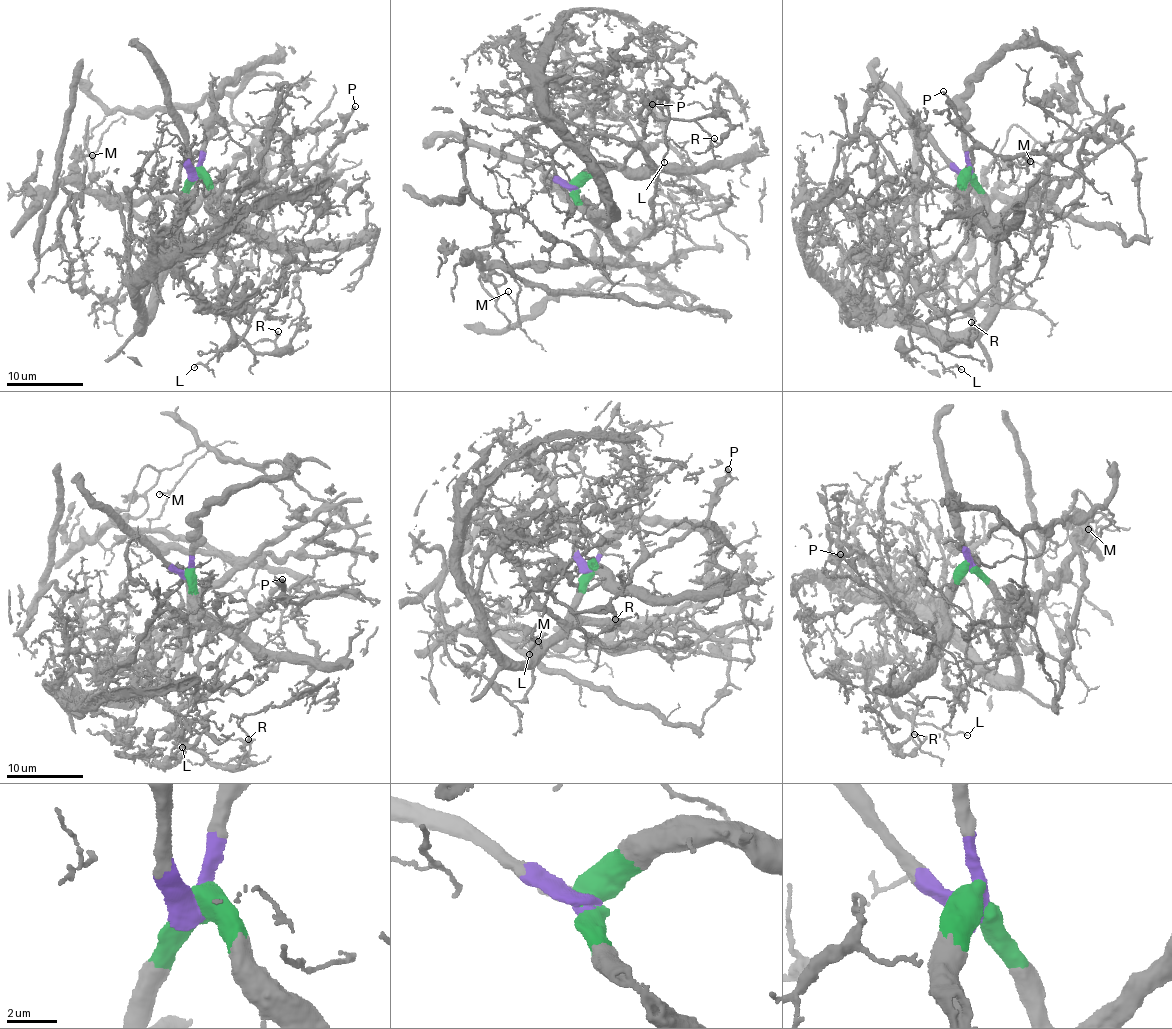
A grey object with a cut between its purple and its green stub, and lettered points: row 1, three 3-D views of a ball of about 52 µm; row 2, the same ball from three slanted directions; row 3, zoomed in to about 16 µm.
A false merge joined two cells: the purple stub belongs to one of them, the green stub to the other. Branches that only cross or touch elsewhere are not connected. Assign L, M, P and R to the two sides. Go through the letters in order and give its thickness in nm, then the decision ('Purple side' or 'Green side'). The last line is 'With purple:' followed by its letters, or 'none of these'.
L: Thickness 140 nm. Green side
M: Thickness 70 nm. Purple side
P: Thickness 180 nm. Green side
R: Thickness 120 nm. Green side
With purple: M

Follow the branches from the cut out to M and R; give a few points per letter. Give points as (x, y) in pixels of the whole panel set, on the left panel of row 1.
M: (196, 173), (215, 101), (274, 60), (250, 67), (234, 92), (101, 120), (77, 175), (89, 188), (92, 155)
R: (195, 173), (227, 214), (222, 253), (236, 296), (229, 326), (252, 349), (288, 353), (277, 349), (277, 331)

